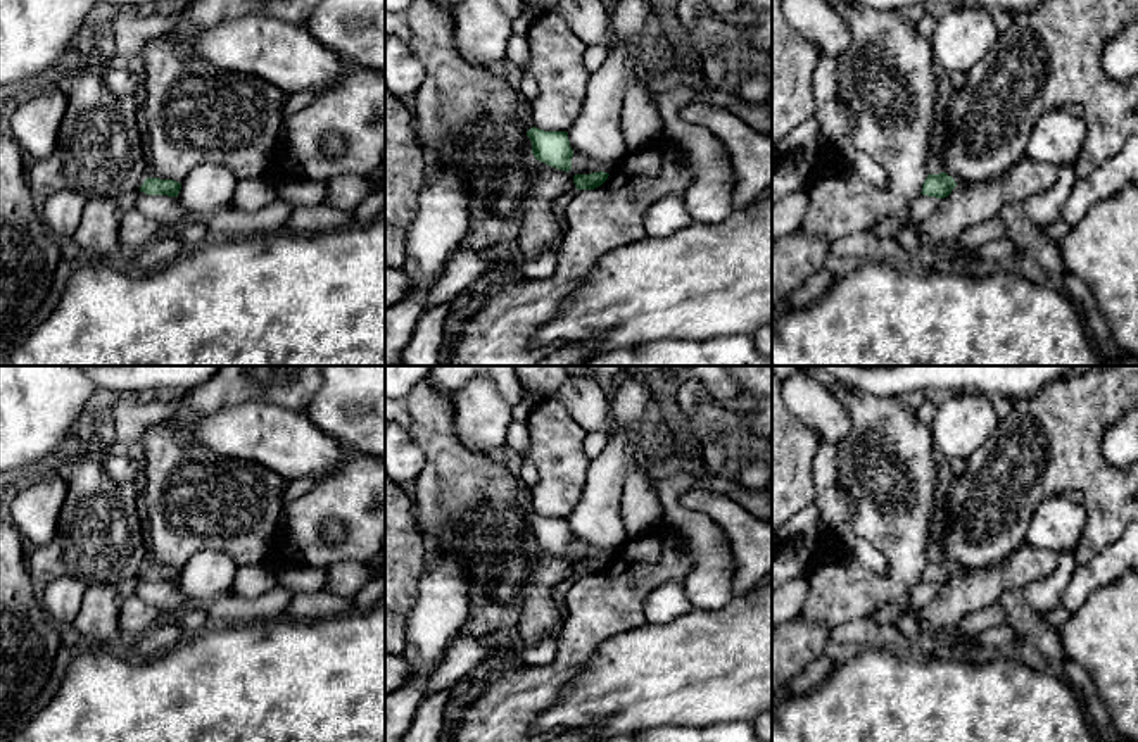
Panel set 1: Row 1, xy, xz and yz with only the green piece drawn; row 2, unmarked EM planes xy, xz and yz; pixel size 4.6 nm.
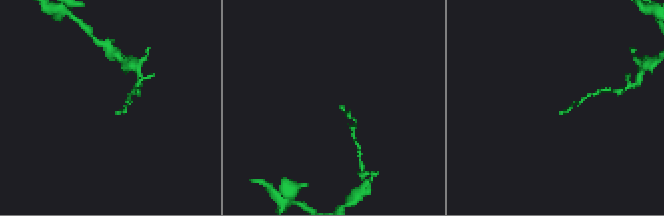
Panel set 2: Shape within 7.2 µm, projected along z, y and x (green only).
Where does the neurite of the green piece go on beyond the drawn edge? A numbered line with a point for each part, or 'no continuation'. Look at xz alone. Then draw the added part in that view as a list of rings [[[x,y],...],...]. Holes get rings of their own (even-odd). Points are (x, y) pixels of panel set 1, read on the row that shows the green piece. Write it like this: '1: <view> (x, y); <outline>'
1: xz (522, 114); [[[518,98],[516,100],[516,110],[515,110],[516,124],[527,133],[530,128],[534,128],[534,119],[530,112],[530,102]]]

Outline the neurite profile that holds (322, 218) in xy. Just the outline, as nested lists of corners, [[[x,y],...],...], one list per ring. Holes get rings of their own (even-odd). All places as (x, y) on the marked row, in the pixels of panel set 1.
[[[326,204],[316,207],[295,207],[285,230],[294,233],[325,233],[354,224],[352,212]]]

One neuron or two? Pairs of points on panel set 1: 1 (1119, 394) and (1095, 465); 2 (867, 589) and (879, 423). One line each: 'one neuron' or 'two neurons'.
1: one neuron
2: one neuron

